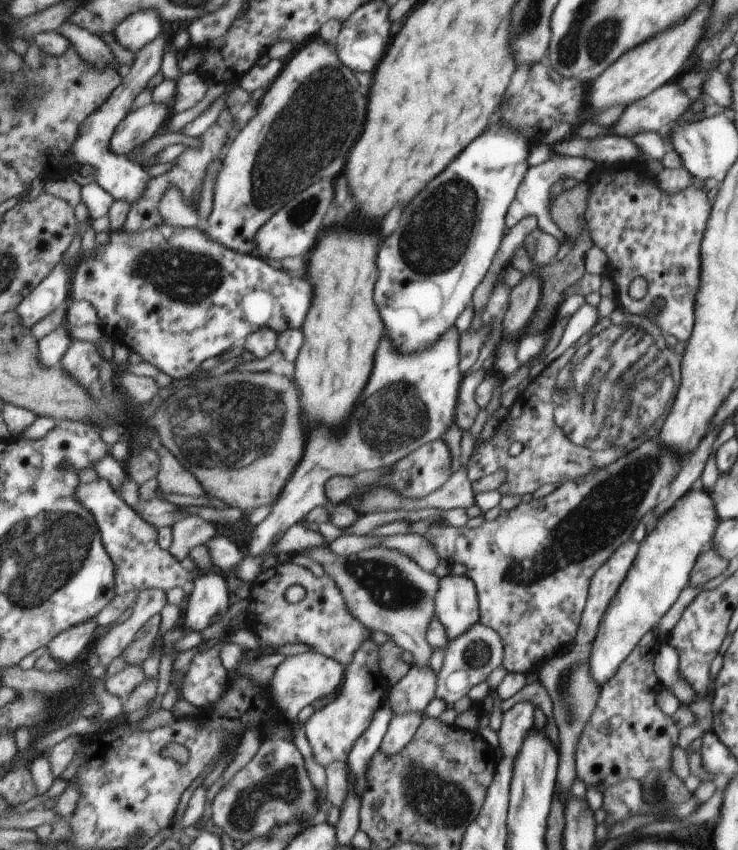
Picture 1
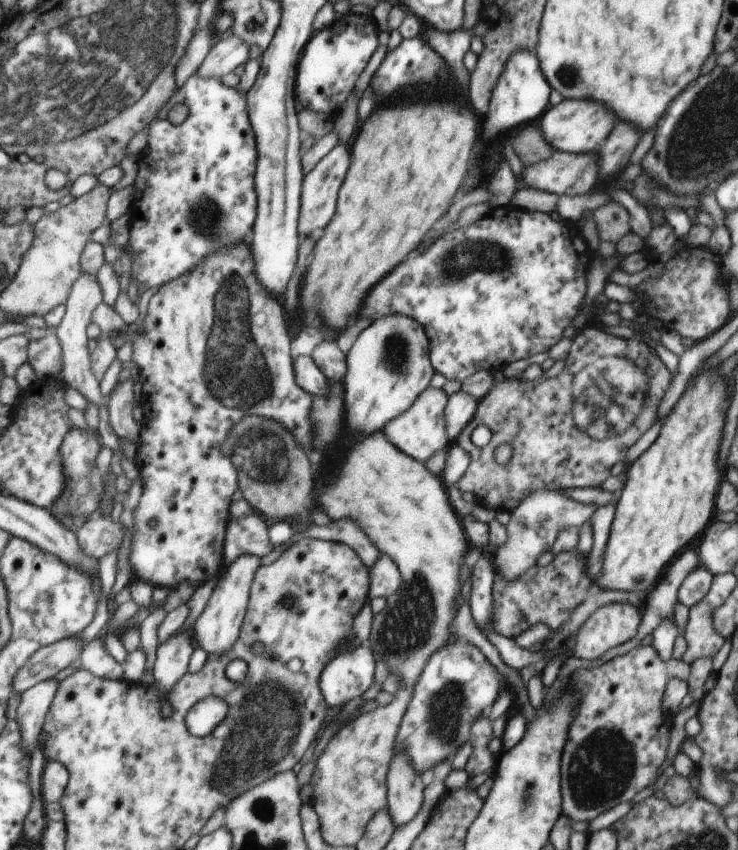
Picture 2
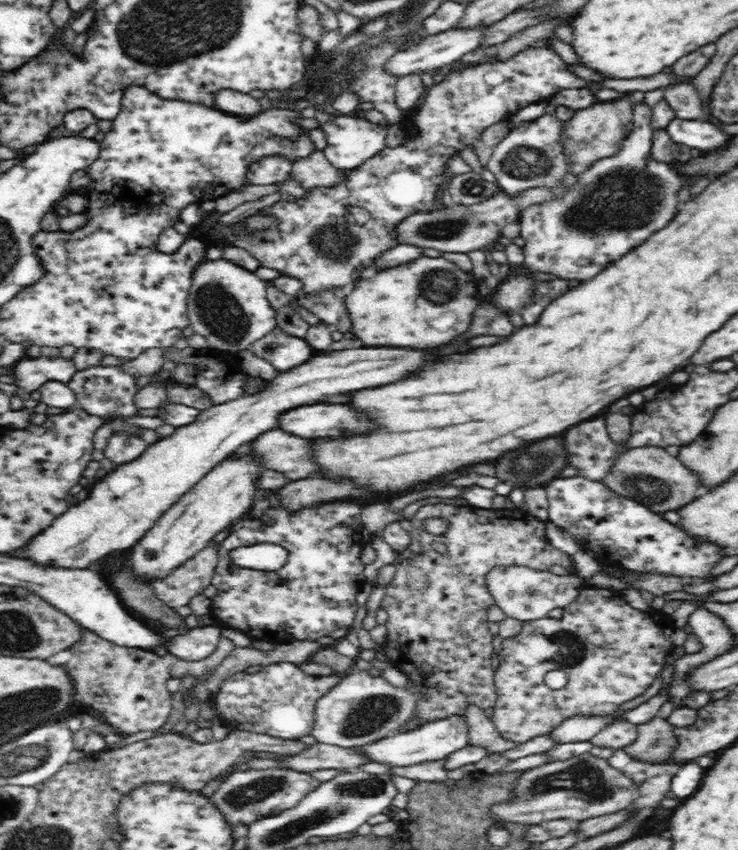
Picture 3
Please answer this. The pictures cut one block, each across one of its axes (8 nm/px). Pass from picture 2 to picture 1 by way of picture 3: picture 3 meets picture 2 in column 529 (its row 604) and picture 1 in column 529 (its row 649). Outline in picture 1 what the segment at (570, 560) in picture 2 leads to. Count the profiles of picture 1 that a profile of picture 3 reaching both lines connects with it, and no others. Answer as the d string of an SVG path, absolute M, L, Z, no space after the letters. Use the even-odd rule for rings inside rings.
M656 438L643 441L634 450L592 471L583 479L559 484L542 498L520 502L491 521L484 521L476 528L453 527L443 521L430 525L423 538L429 540L435 554L448 563L463 564L465 576L474 582L478 590L478 623L491 628L501 639L502 664L506 672L526 675L550 658L561 654L565 644L575 638L575 628L581 624L581 610L589 597L590 579L602 564L609 561L621 542L625 542L641 516L657 502L657 494L671 482L679 470L679 458L683 452L663 448Z

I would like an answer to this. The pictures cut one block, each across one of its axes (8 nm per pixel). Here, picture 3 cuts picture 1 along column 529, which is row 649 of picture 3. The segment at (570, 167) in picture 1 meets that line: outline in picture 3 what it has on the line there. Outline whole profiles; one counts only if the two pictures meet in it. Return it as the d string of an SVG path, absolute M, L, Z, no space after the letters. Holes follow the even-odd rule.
M222 625L194 627L176 635L170 646L170 652L176 659L184 662L199 662L209 658L216 650Z

